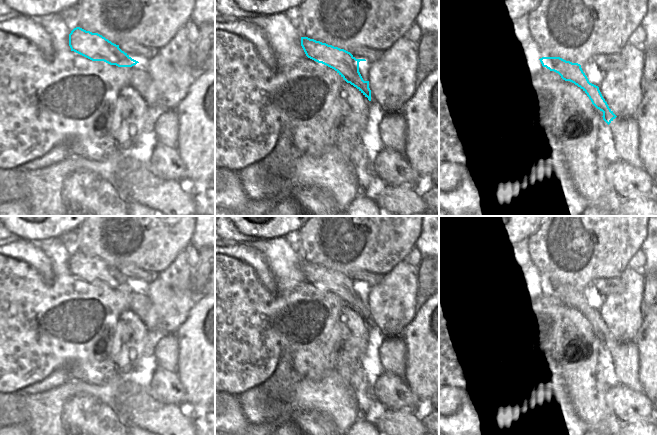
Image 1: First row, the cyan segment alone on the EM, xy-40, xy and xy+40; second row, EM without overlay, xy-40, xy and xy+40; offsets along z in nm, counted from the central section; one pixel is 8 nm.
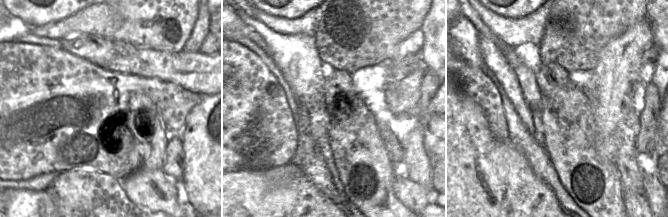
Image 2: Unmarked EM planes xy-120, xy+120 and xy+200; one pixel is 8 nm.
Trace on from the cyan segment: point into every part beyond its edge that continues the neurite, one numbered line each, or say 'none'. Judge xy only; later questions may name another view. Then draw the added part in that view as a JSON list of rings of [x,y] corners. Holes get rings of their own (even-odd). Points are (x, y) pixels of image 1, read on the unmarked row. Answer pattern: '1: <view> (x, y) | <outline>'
1: xy (363, 289) | [[[367,285],[359,286],[359,296],[364,305],[369,305],[369,287]]]

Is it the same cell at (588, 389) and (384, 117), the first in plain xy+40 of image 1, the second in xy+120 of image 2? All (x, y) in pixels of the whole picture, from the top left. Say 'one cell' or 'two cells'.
two cells

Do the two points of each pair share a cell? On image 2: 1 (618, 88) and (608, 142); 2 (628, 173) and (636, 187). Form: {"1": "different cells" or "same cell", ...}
{"1": "same cell", "2": "same cell"}

